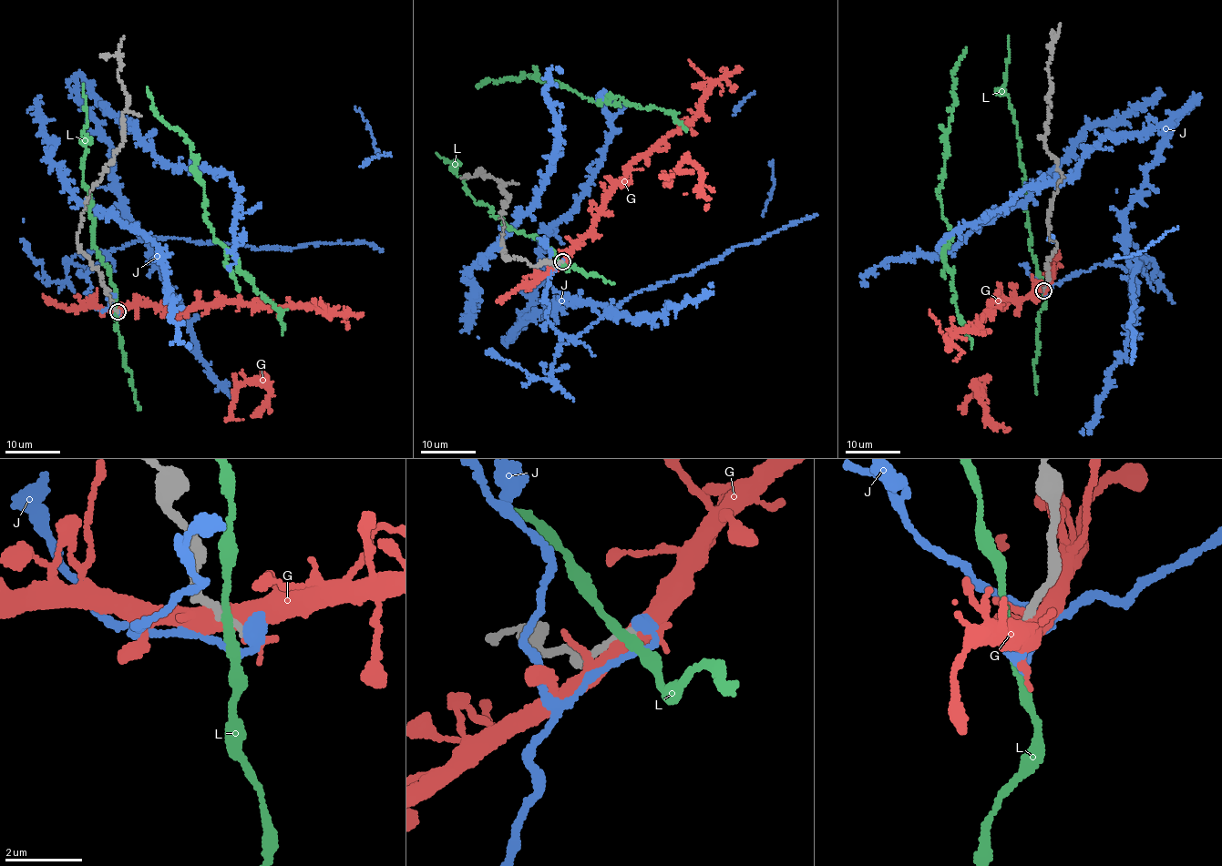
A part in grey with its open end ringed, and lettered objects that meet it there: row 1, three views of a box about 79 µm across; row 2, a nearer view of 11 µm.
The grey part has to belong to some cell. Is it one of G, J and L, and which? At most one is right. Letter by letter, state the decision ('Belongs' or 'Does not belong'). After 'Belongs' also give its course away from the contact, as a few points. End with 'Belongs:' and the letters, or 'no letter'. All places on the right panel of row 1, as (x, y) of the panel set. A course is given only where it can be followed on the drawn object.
G: Does not belong
J: Does not belong
L: Does not belong
Belongs: no letter

